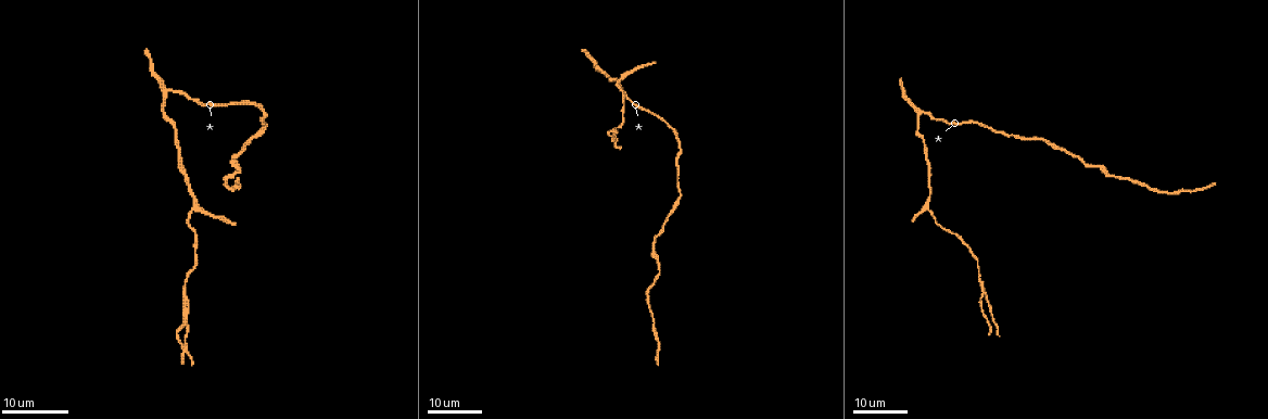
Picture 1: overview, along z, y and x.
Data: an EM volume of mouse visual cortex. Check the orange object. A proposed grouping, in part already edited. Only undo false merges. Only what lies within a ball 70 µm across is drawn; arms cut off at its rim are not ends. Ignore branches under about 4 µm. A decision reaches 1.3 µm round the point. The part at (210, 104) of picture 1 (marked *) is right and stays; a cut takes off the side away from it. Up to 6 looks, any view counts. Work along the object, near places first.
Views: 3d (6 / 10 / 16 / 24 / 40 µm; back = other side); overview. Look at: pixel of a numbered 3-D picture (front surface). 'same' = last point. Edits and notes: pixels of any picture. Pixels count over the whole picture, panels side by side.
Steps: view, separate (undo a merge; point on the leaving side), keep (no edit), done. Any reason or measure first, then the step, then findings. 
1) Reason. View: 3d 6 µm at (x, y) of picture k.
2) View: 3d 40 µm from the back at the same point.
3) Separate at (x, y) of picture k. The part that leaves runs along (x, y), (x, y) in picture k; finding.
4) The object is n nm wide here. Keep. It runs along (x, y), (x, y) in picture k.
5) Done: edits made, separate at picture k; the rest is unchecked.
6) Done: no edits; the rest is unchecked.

Three-way junction. View: 3d 24 µm at (165, 91) of picture 1.

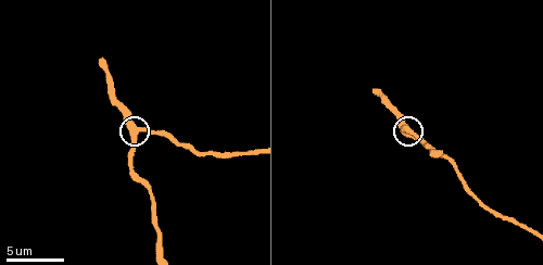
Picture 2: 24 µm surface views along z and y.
View: 3d 10 µm at (132, 134) of picture 2.

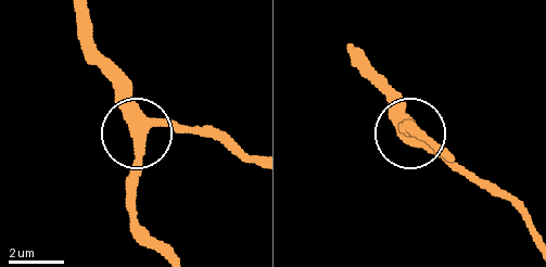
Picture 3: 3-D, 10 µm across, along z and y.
The object is 420 nm wide here. Keep. It runs along (251, 159), (223, 138), (141, 126), (111, 77) in picture 3; continuous, no second neuron.

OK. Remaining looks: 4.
Three arms meet. View: 3d 24 µm at (927, 209) of picture 1.

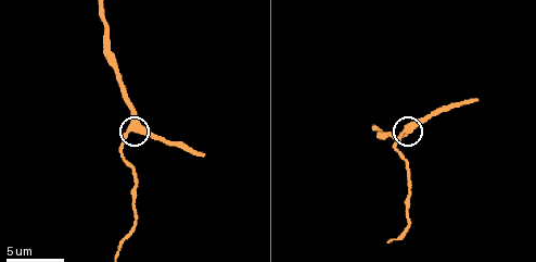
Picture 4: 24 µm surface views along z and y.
View: 3d 6 µm at (132, 127) of picture 4.

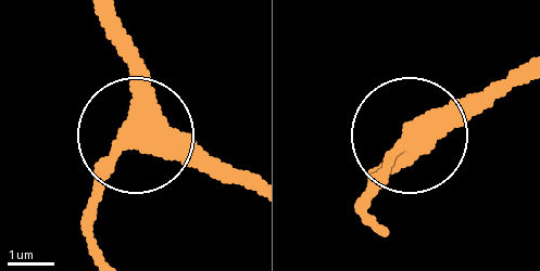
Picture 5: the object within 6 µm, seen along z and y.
From behind. View: 3d 6 µm from the back at (131, 138) of picture 5.

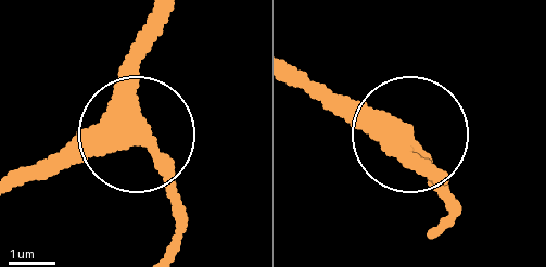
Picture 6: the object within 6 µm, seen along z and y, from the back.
The side arm is 7 µm long. Keep. It runs along (164, 24), (140, 71), (137, 125), (83, 132), (28, 176) in picture 6; continuous, no second neuron.

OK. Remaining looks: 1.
Done: no edits; the rest is unchecked.

